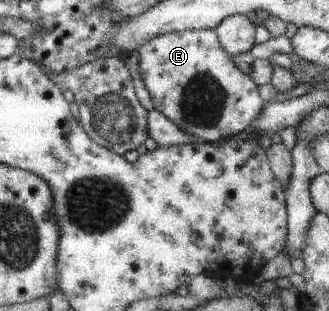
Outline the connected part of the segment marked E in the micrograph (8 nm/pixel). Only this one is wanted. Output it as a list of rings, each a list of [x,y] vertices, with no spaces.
[[[215,30],[172,31],[143,42],[135,51],[154,108],[197,141],[229,140],[247,129],[263,109],[255,81],[235,65]]]

